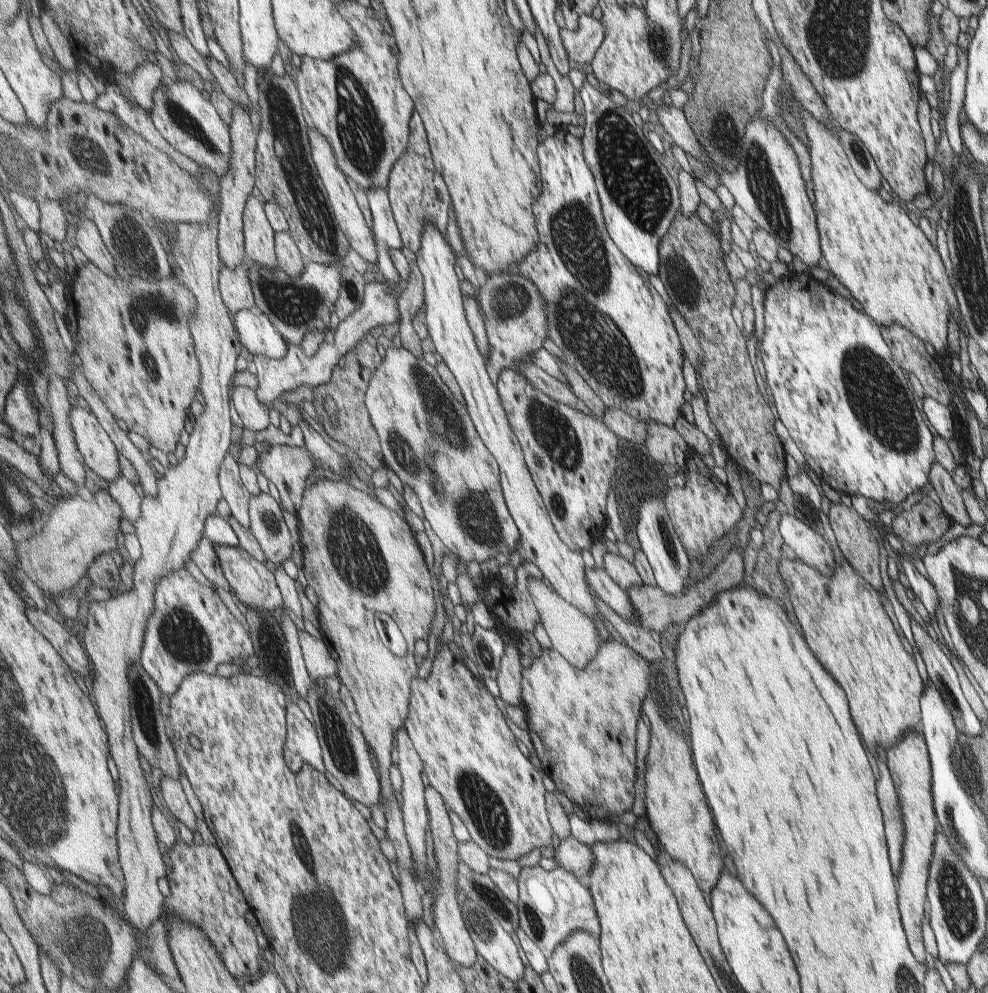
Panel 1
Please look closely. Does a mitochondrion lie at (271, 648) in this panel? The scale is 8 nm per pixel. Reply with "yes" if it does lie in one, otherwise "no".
yes

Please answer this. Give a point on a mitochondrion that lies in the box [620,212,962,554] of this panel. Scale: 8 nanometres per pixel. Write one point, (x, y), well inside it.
(876, 396)

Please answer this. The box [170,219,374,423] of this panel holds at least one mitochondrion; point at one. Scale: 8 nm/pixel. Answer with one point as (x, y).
(296, 306)

